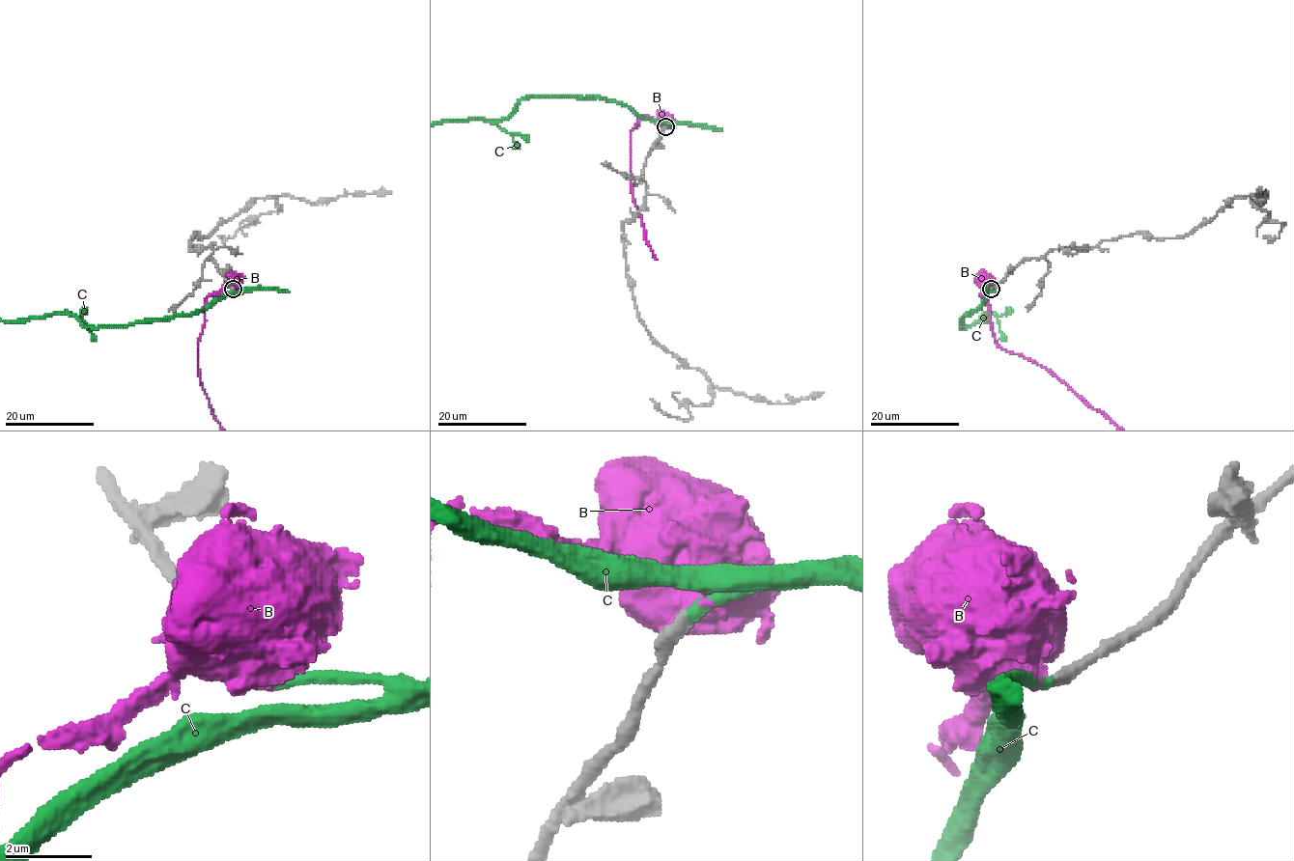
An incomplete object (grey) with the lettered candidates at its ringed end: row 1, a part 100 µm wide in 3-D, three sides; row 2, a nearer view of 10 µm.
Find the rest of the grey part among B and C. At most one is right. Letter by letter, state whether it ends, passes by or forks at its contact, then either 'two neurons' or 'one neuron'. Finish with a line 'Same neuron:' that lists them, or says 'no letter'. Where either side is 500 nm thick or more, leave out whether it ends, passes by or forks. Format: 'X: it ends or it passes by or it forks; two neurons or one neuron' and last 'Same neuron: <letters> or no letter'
B: two neurons
C: it ends; one neuron
Same neuron: C

